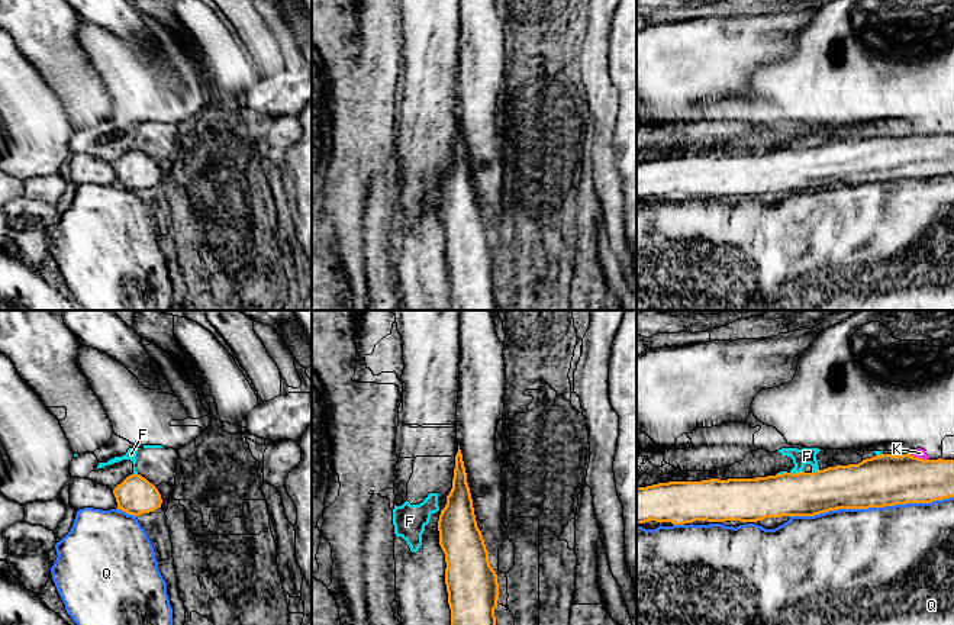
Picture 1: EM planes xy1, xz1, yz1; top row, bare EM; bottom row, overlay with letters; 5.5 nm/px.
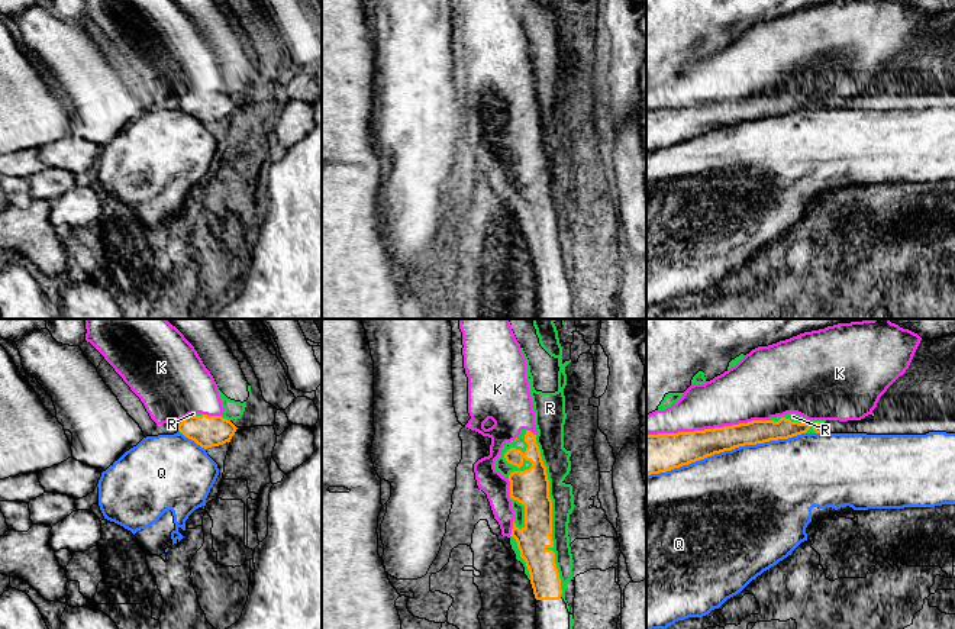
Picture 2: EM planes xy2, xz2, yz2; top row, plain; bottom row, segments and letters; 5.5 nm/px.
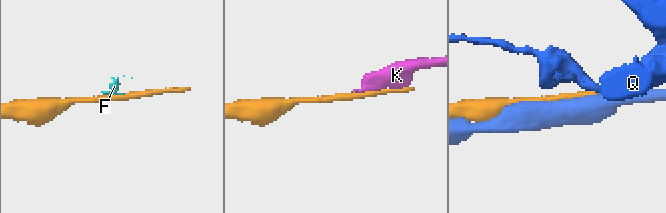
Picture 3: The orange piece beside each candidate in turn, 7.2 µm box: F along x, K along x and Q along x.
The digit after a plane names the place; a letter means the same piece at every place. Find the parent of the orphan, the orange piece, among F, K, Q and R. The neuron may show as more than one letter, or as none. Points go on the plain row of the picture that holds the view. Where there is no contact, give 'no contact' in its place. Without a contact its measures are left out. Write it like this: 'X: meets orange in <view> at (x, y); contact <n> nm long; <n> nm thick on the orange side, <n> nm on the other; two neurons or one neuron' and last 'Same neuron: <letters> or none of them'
F: meets orange in yz1 at (796, 148); contact 70 nm long; 240 nm thick on the orange side, 100 nm on the other; two neurons
K: meets orange in yz2 at (707, 105); contact 700 nm long; 200 nm thick on the orange side, 300 nm on the other; two neurons
Q: meets orange in yz1 at (870, 181); contact 900 nm long; 280 nm thick on the orange side, 480 nm on the other; two neurons
R: meets orange in xz2 at (551, 192); contact 900 nm long; 200 nm thick on the orange side, 130 nm on the other; one neuron
Same neuron: R

